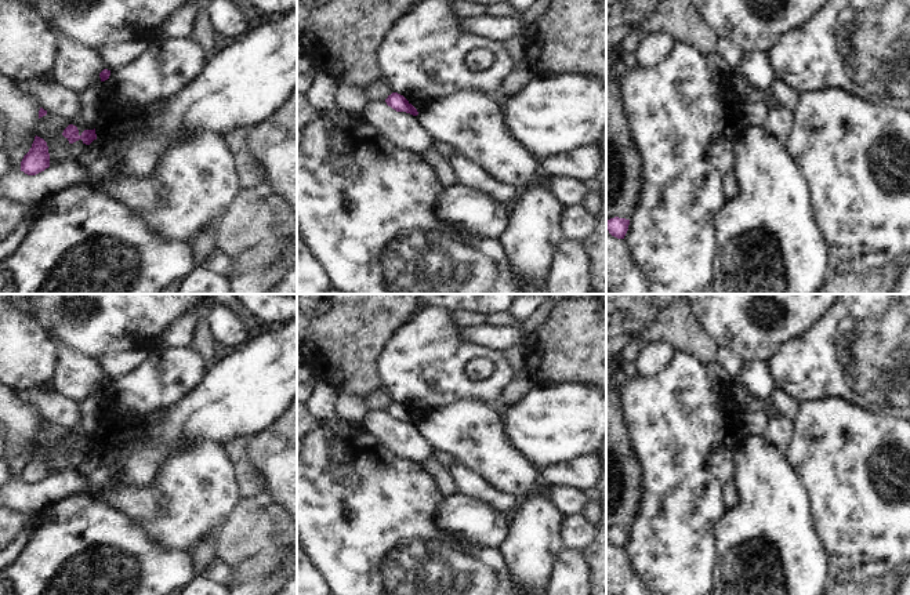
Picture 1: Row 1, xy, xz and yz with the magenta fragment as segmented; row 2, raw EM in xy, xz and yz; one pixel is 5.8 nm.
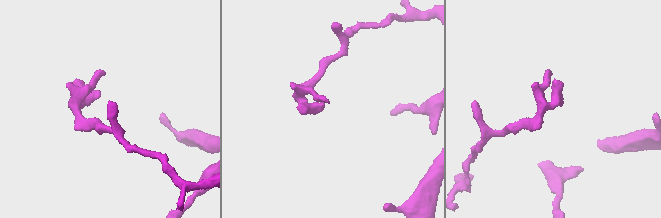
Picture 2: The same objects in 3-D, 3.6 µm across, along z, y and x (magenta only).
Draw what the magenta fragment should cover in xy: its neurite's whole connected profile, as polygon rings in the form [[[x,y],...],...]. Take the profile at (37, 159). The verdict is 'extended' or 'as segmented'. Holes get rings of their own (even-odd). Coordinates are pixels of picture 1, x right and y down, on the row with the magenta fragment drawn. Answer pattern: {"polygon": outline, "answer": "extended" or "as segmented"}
{"polygon": [[[36,135],[32,148],[21,162],[21,171],[23,171],[28,175],[36,175],[48,167],[50,153],[47,142]]], "answer": "as segmented"}

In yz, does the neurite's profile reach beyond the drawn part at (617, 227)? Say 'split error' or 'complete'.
complete

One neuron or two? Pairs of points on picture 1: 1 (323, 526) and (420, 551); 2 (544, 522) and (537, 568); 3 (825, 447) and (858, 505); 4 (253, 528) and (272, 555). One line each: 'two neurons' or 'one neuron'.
1: one neuron
2: one neuron
3: one neuron
4: two neurons

